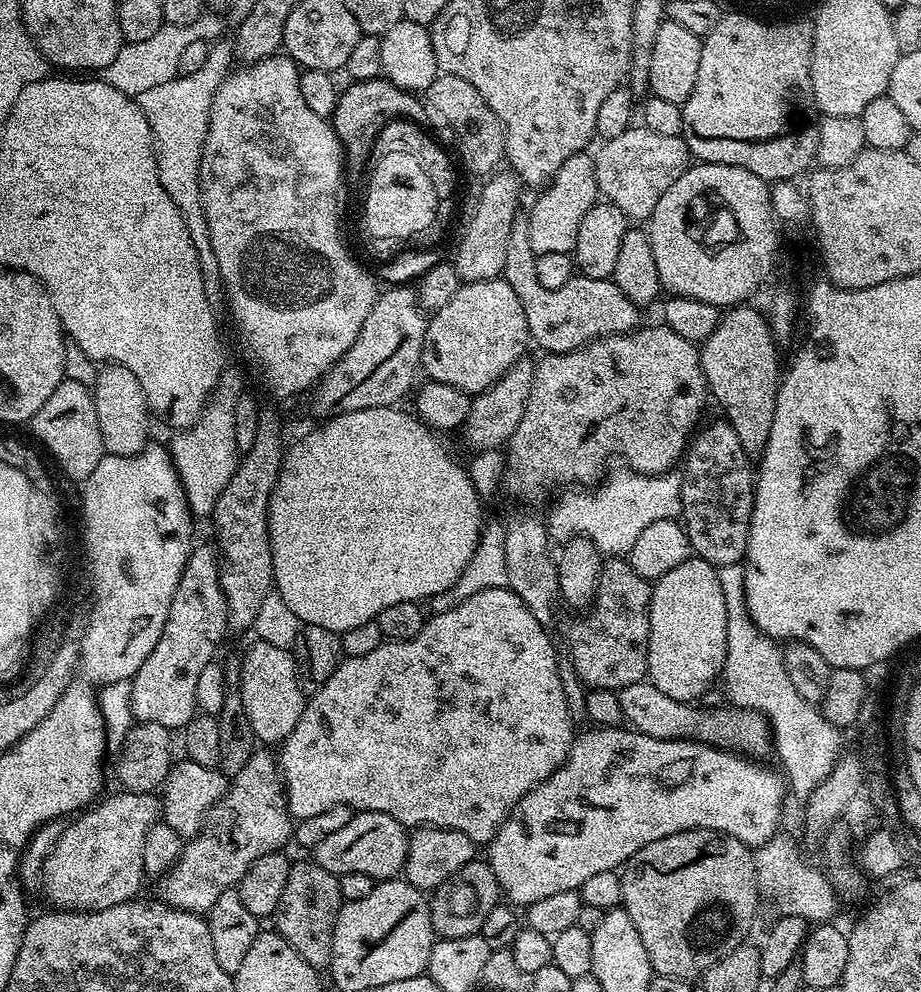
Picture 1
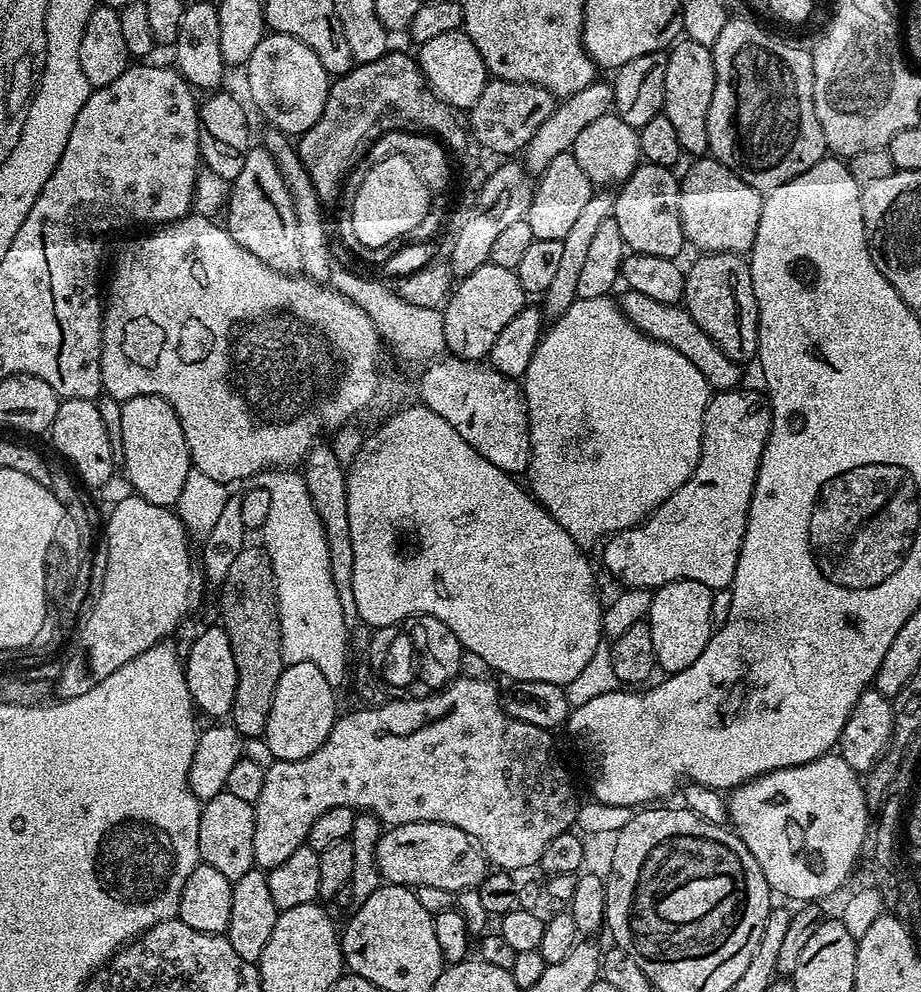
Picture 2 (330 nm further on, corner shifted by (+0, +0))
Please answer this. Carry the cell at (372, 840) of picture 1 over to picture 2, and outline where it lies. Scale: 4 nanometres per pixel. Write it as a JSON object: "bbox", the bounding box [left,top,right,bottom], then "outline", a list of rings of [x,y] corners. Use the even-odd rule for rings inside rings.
{"bbox":[376,822,490,894],"outline":[[[414,822],[394,824],[384,830],[376,850],[377,868],[390,884],[403,884],[413,890],[434,886],[455,894],[467,888],[479,888],[490,871],[480,849],[458,826],[442,822]]]}

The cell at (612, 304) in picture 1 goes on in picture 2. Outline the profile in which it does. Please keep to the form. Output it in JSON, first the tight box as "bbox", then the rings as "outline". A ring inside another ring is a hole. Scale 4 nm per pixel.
{"bbox":[618,290,741,392],"outline":[[[631,290],[625,293],[624,297],[619,297],[618,303],[626,319],[642,334],[678,350],[678,354],[694,362],[694,366],[698,366],[698,371],[702,373],[702,378],[706,378],[709,389],[727,392],[729,388],[737,387],[741,383],[741,365],[722,354],[714,338],[710,338],[710,334],[706,334],[706,330],[702,330],[702,326],[698,326],[694,318],[690,318],[687,308],[680,304],[654,302],[654,298],[646,298],[646,294],[638,294]]]}

